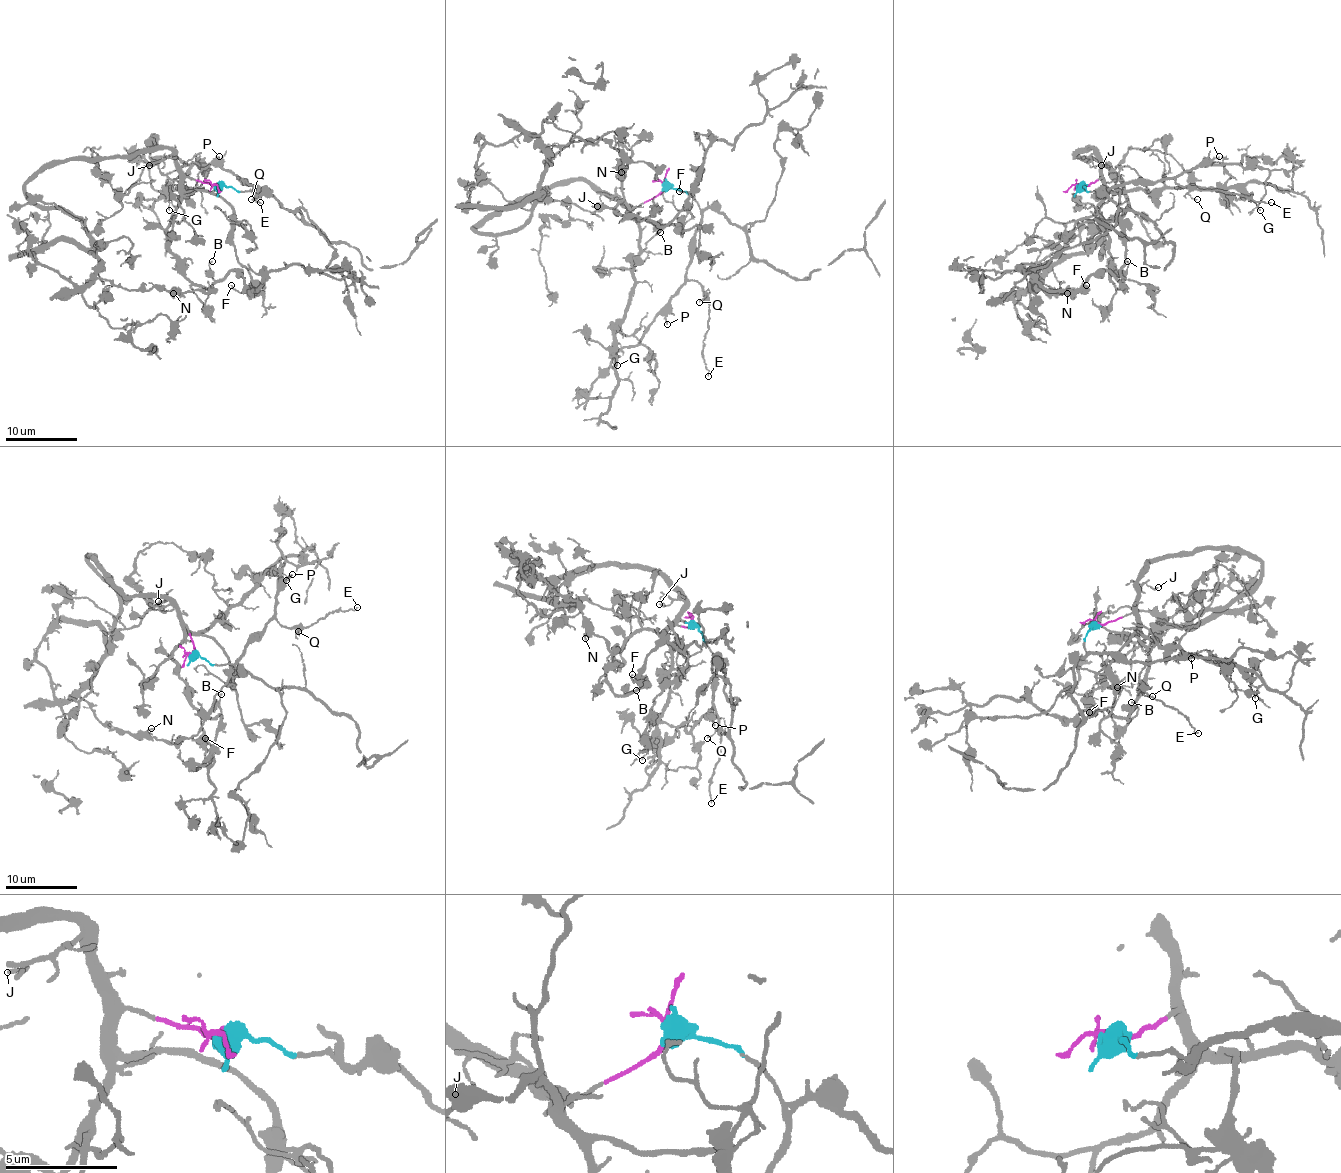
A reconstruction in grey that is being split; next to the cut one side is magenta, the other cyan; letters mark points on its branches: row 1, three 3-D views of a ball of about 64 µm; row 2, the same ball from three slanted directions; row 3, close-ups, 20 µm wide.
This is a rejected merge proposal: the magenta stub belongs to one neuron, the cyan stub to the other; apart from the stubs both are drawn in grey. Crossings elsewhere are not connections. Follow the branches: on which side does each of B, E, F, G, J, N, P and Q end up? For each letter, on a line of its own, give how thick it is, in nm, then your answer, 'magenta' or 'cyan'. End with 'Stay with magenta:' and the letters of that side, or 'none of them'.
B: 130 nm thick; magenta
E: 110 nm thick; cyan
F: 140 nm thick; magenta
G: 130 nm thick; magenta
J: 170 nm thick; magenta
N: 160 nm thick; magenta
P: 170 nm thick; cyan
Q: 110 nm thick; cyan
Stay with magenta: B, F, G, J, N

